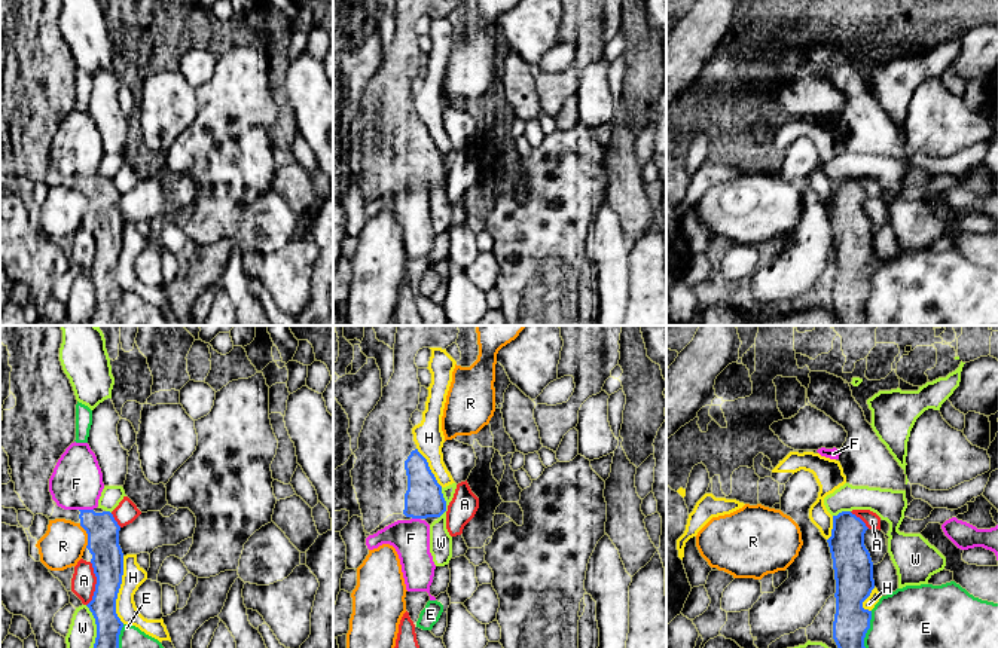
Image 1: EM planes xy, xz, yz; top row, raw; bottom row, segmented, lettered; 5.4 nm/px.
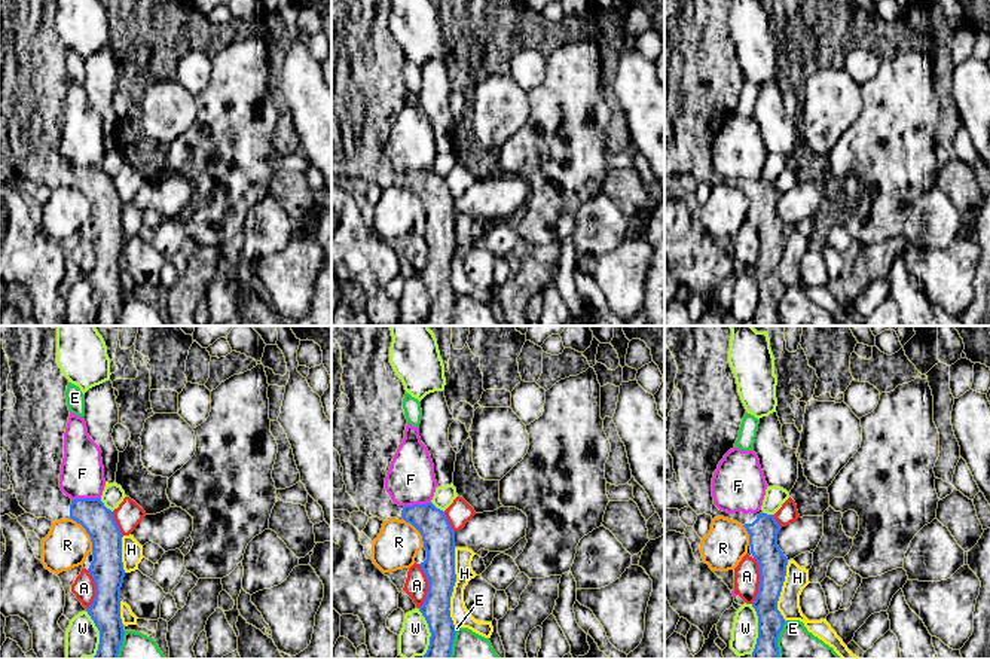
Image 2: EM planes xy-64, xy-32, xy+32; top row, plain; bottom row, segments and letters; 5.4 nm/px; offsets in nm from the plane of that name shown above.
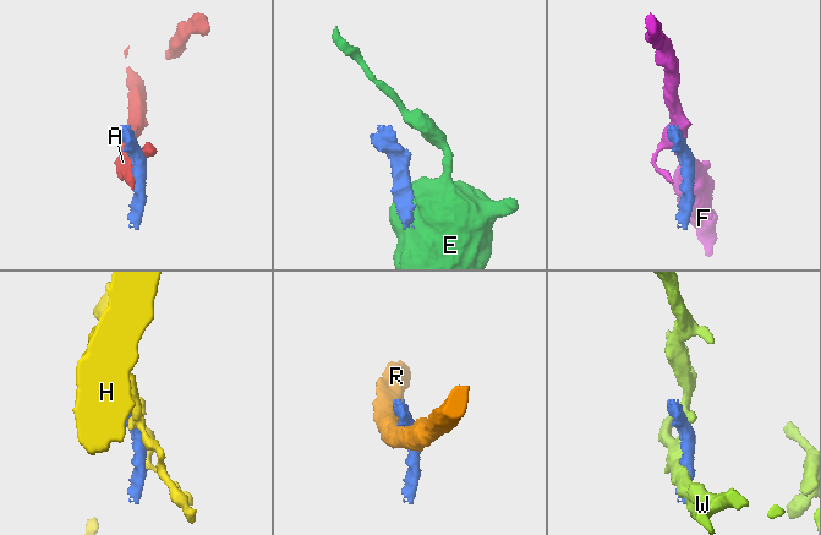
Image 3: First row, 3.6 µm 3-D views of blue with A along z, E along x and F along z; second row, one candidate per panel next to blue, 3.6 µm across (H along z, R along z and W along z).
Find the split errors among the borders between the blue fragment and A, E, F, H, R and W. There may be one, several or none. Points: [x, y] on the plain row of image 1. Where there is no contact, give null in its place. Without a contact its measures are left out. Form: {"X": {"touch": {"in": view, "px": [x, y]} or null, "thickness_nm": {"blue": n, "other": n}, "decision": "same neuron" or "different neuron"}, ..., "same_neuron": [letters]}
{"A": {"touch": {"in": "xy", "px": [95, 251]}, "thickness_nm": {"blue": 180, "other": 130}, "decision": "different neuron"}, "E": {"touch": {"in": "yz", "px": [864, 302]}, "thickness_nm": {"blue": 190, "other": 480}, "decision": "different neuron"}, "F": {"touch": {"in": "xy", "px": [87, 177]}, "thickness_nm": {"blue": 180, "other": 280}, "decision": "different neuron"}, "H": {"touch": {"in": "xy", "px": [118, 257]}, "thickness_nm": {"blue": 180, "other": 120}, "decision": "different neuron"}, "R": {"touch": {"in": "xy", "px": [88, 202]}, "thickness_nm": {"blue": 180, "other": 240}, "decision": "different neuron"}, "W": {"touch": {"in": "xy", "px": [97, 297]}, "thickness_nm": {"blue": 160, "other": 160}, "decision": "different neuron"}, "same_neuron": []}

